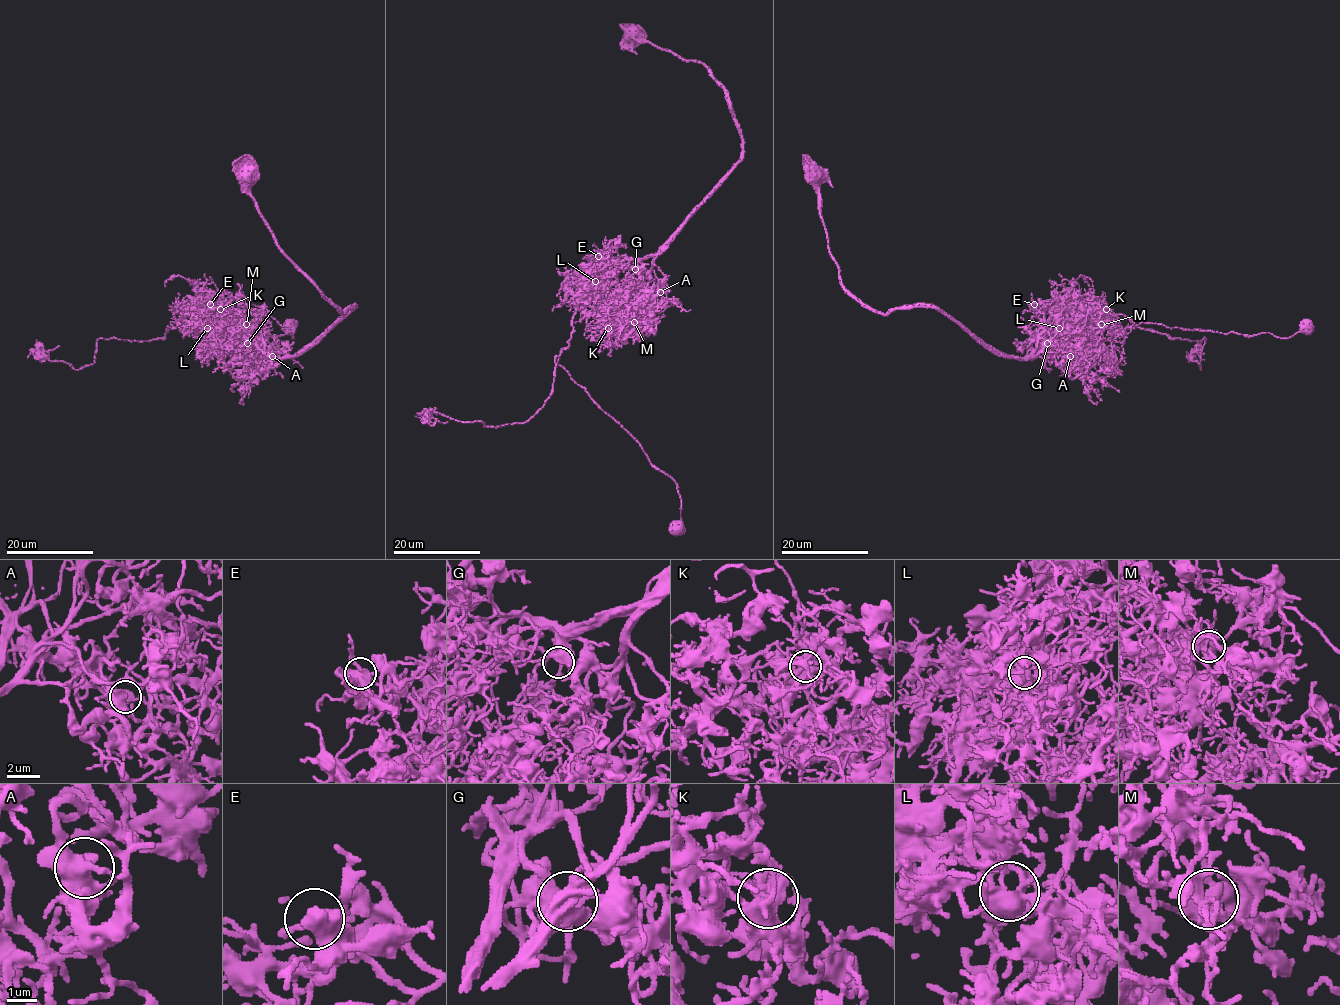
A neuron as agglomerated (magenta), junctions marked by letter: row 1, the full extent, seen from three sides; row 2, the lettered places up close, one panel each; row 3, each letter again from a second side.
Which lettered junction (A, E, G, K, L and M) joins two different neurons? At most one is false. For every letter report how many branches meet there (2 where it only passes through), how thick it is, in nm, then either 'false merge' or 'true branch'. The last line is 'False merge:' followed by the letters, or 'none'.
A: branches 5; calibre 500 nm; true branch
E: branches 5; calibre 440 nm; true branch
G: branches 5; calibre 420 nm; true branch
K: branches 5; calibre 480 nm; true branch
L: branches 5; calibre 440 nm; false merge
M: branches 5; calibre 360 nm; true branch
False merge: L

